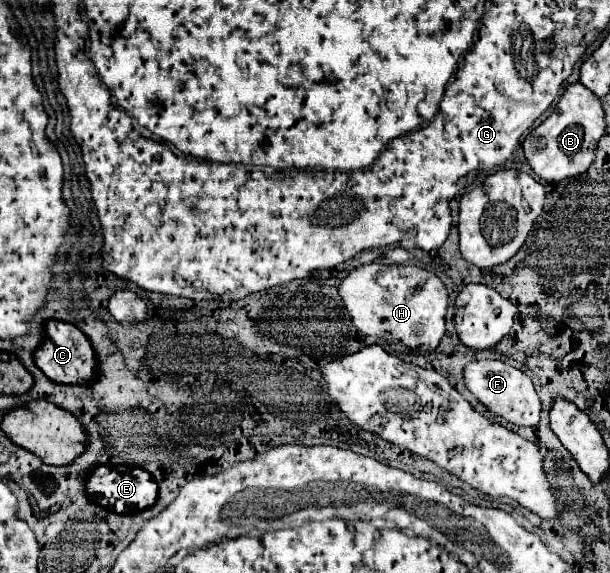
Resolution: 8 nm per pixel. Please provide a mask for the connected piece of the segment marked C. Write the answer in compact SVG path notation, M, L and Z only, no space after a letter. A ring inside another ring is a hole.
M59 320L47 322L47 340L35 352L35 364L45 372L47 378L59 384L87 386L87 384L95 384L95 380L99 378L99 360L87 336L77 326Z

